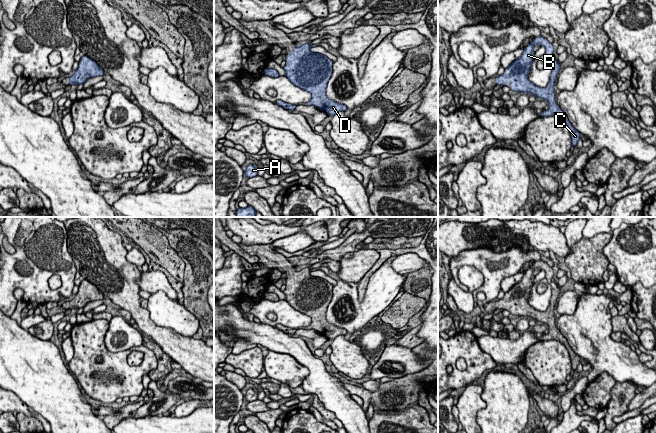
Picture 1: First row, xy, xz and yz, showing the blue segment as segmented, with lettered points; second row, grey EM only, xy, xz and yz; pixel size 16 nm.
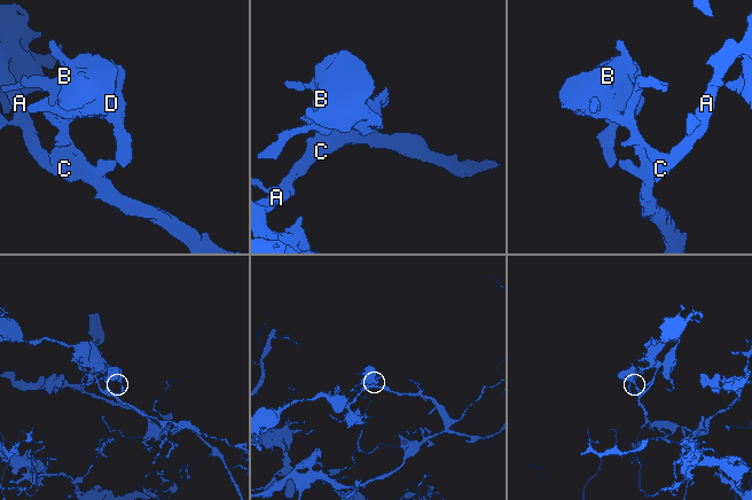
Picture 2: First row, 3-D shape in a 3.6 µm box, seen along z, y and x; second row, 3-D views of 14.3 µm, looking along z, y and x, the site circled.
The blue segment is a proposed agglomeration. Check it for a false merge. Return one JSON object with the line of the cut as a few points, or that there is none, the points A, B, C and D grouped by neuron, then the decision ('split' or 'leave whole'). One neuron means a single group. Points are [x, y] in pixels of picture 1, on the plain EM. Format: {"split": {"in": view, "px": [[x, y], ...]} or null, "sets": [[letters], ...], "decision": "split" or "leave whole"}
{"split": null, "sets": [["A", "B", "C", "D"]], "decision": "leave whole"}

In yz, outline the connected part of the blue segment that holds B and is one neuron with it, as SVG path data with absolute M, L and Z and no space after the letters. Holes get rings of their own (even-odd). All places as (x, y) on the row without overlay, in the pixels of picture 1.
M536 261L533 266L524 272L523 278L512 286L507 292L505 292L504 297L496 301L497 309L506 309L510 306L510 314L519 317L531 317L536 321L542 322L548 325L549 333L540 337L541 341L557 340L561 342L568 350L570 355L572 370L576 370L581 358L571 349L566 338L560 333L556 327L555 316L554 316L554 306L556 305L556 300L560 294L560 288L555 282L552 281L554 272L552 267L550 267L544 261ZM536 268L544 270L546 273L546 278L551 286L551 299L548 306L547 312L541 312L530 306L528 303L528 298L533 287L533 272Z

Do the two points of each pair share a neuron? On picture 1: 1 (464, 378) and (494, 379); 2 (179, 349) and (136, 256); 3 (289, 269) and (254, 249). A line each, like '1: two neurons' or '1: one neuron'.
1: two neurons
2: two neurons
3: one neuron

